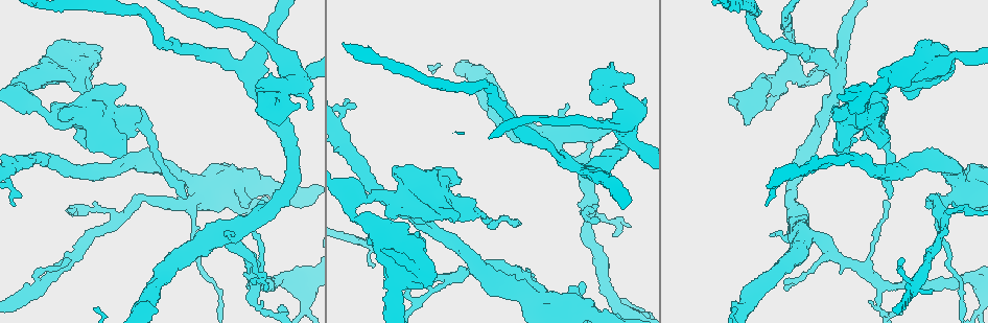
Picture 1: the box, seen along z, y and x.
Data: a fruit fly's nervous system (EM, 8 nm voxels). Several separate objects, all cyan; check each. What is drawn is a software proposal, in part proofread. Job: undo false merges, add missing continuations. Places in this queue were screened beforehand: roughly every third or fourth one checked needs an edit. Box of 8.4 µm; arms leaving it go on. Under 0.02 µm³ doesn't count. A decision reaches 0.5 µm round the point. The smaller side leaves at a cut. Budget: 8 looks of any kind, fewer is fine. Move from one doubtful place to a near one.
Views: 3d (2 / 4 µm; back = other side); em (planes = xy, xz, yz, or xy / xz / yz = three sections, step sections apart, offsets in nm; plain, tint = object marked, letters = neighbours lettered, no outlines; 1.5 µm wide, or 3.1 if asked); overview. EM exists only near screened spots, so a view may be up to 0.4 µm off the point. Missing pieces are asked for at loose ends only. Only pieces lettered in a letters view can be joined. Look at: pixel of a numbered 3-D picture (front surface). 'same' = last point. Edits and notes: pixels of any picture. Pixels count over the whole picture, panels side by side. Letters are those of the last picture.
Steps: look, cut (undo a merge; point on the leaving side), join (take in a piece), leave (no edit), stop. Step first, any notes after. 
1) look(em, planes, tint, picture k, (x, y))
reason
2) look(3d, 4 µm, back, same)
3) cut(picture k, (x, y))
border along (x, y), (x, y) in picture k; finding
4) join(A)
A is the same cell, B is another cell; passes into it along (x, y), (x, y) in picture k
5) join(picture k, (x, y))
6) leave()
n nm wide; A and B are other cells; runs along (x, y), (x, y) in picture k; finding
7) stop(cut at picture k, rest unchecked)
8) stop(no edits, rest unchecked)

look(3d, 4 µm, picture 1, (798, 76))
sharp bend

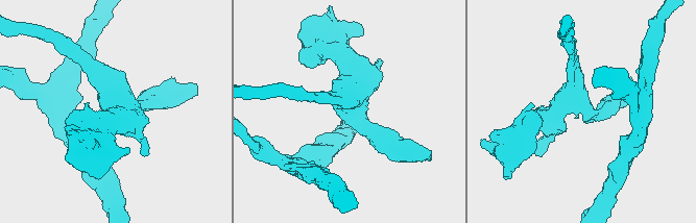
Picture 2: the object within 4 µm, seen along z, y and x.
look(em, yz, step 4, tint, picture 2, (352, 108))
4 arms

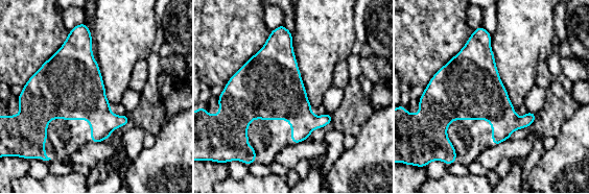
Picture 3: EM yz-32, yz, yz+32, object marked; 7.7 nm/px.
look(em, planes, letters, same)

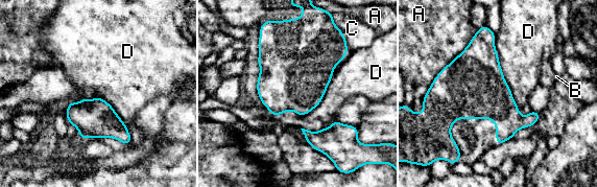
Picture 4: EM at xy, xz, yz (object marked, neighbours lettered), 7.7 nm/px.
leave()
A, B, C and D are other cells; border along (494, 33), (498, 62), (518, 108) in picture 4; continuous, no second neuron

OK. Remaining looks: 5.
look(em, planes, tint, picture 1, (248, 256))
sudden change in width

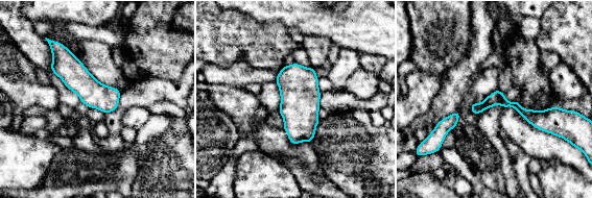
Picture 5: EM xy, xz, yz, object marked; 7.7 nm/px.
look(em, planes, letters, same)
what lies round it

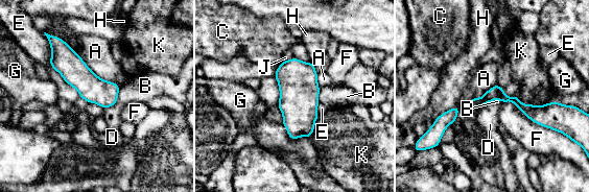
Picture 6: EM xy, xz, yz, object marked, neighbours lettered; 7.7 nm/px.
leave()
A touches over 480 nm; A, B, C, D, E, F, G, H, J and K are other cells; border along (71, 48), (98, 76), (119, 87) in picture 6; continuous, no second neuron

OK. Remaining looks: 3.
look(em, planes, plain, picture 1, (372, 266))
an open end

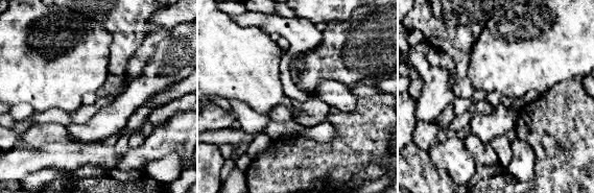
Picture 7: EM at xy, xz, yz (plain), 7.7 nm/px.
look(em, planes, letters, same)

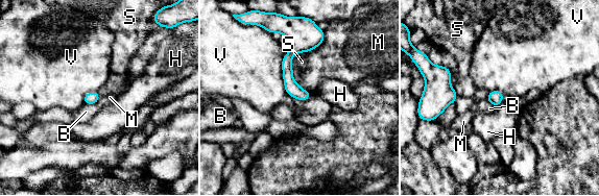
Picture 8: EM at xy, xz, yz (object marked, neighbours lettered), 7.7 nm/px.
leave()
V touches over 340 nm; B, H, M, S and V are other cells; border along (502, 101), (495, 107) in picture 8; none of them fits

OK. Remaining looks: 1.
stop(no edits, rest unchecked)

